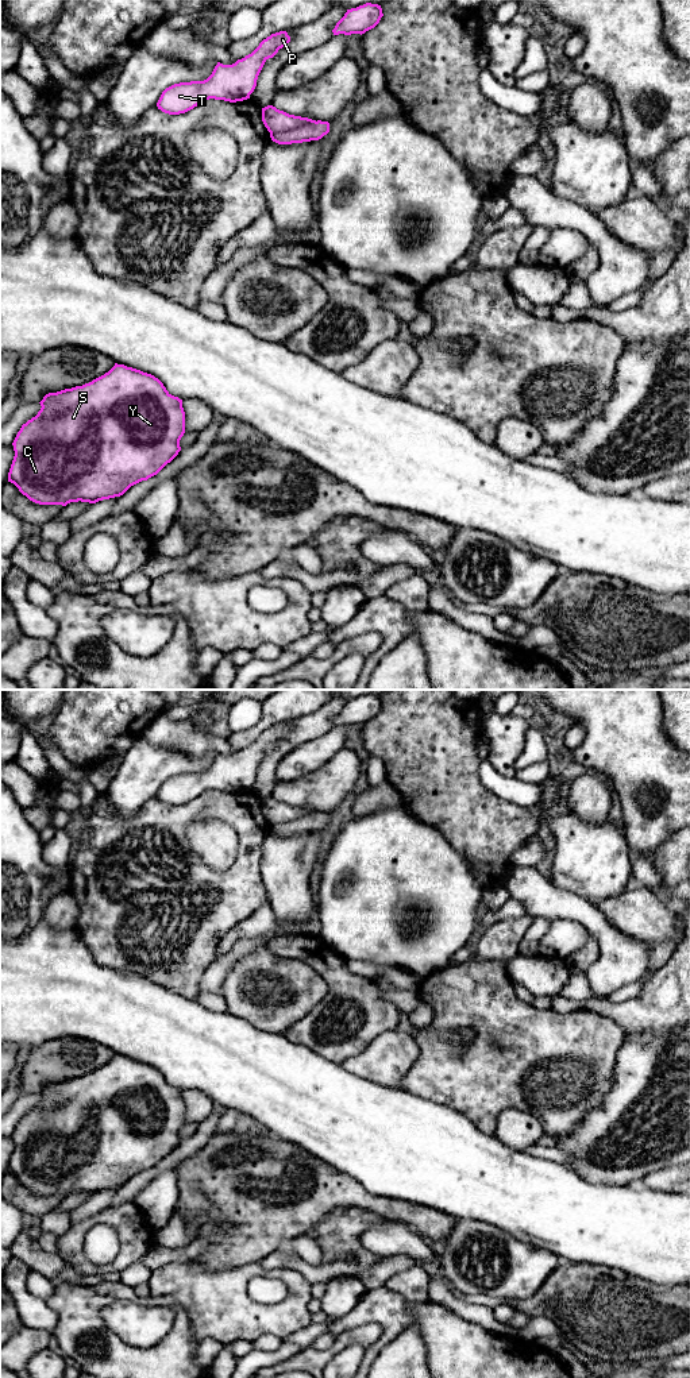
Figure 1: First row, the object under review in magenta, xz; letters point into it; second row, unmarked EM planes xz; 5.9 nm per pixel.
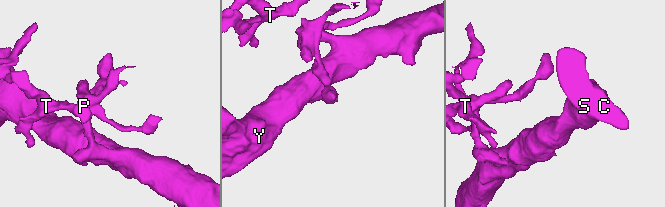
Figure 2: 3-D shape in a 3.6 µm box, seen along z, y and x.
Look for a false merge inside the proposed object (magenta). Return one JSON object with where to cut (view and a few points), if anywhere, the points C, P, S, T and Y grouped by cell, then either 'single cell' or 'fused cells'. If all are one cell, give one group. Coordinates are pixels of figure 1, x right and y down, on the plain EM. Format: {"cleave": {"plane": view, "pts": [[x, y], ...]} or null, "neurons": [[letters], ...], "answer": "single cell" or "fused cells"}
{"cleave": {"plane": "xz", "pts": [[315, 811], [307, 817], [276, 822], [270, 826]]}, "neurons": [["C", "S", "Y"], ["P", "T"]], "answer": "fused cells"}

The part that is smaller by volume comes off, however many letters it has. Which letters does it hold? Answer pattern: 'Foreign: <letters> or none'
Foreign: P, T

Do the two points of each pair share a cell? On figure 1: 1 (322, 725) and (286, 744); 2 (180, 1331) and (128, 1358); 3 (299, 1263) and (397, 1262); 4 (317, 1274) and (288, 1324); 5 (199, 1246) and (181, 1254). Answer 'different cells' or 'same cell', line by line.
1: same cell
2: same cell
3: same cell
4: different cells
5: same cell

